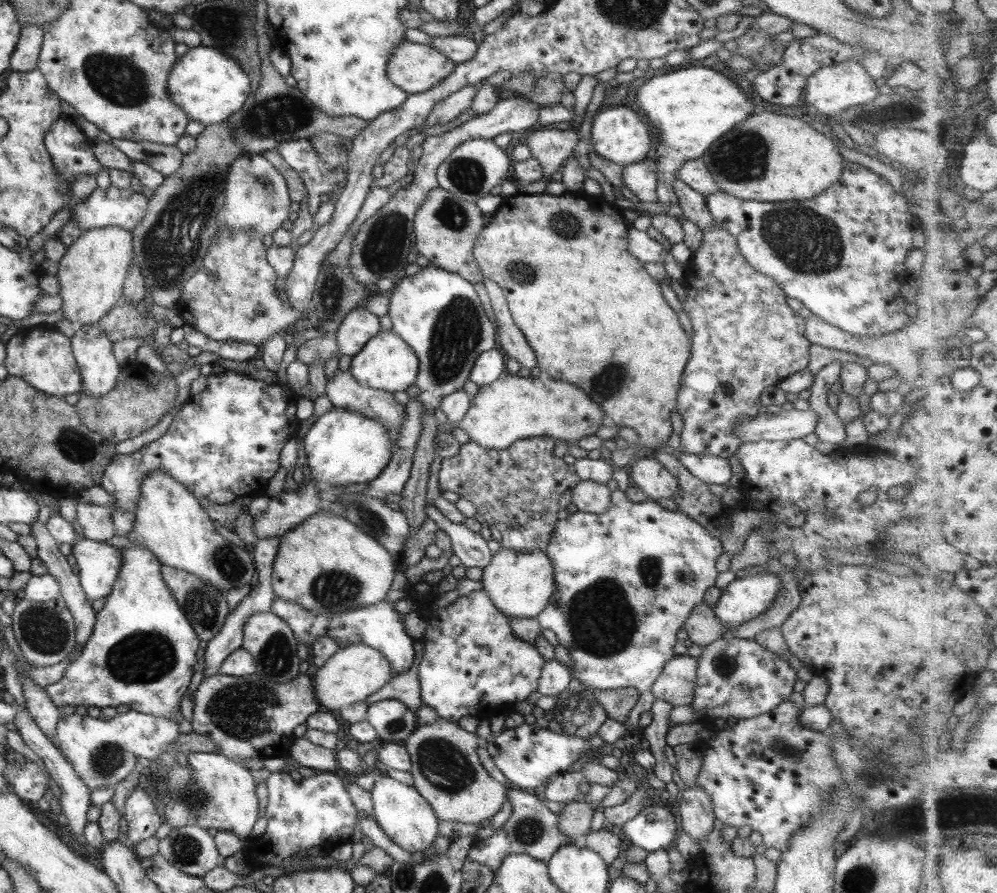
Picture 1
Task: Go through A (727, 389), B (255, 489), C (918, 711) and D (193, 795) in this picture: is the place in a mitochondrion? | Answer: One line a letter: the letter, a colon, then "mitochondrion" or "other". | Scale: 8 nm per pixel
A: other
B: other
C: other
D: mitochondrion

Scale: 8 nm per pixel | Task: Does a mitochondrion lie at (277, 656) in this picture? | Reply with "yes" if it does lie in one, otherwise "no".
yes

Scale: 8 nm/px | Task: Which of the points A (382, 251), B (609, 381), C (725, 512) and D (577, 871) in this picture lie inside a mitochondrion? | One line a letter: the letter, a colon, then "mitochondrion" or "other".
A: mitochondrion
B: mitochondrion
C: other
D: other

